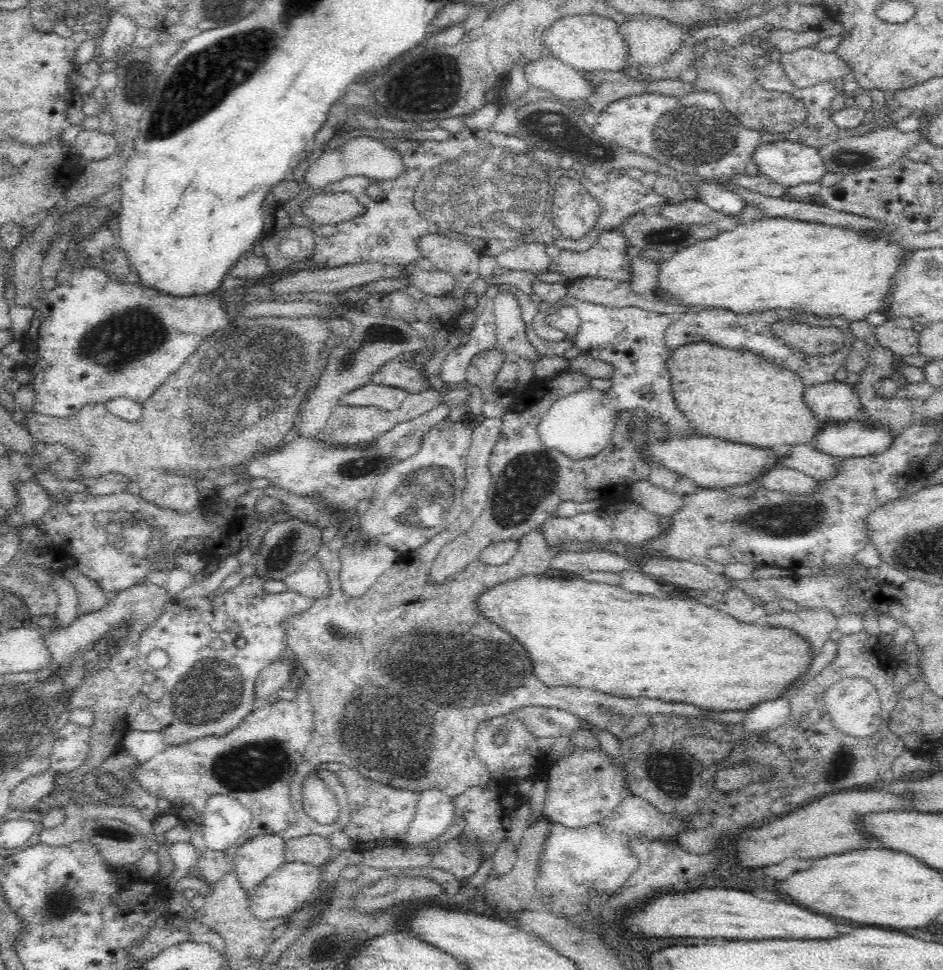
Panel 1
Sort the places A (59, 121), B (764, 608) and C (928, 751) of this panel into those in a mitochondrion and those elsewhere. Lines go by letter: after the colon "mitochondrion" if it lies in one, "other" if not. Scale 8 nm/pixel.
A: other
B: other
C: other

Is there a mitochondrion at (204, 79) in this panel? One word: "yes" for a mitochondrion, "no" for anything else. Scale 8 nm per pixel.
yes

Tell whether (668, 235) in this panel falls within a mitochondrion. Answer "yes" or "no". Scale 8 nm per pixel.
yes

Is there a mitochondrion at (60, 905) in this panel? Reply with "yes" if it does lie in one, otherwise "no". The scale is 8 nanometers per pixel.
yes

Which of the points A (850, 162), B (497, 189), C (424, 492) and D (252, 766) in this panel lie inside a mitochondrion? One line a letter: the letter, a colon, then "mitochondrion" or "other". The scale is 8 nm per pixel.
A: mitochondrion
B: mitochondrion
C: mitochondrion
D: mitochondrion

